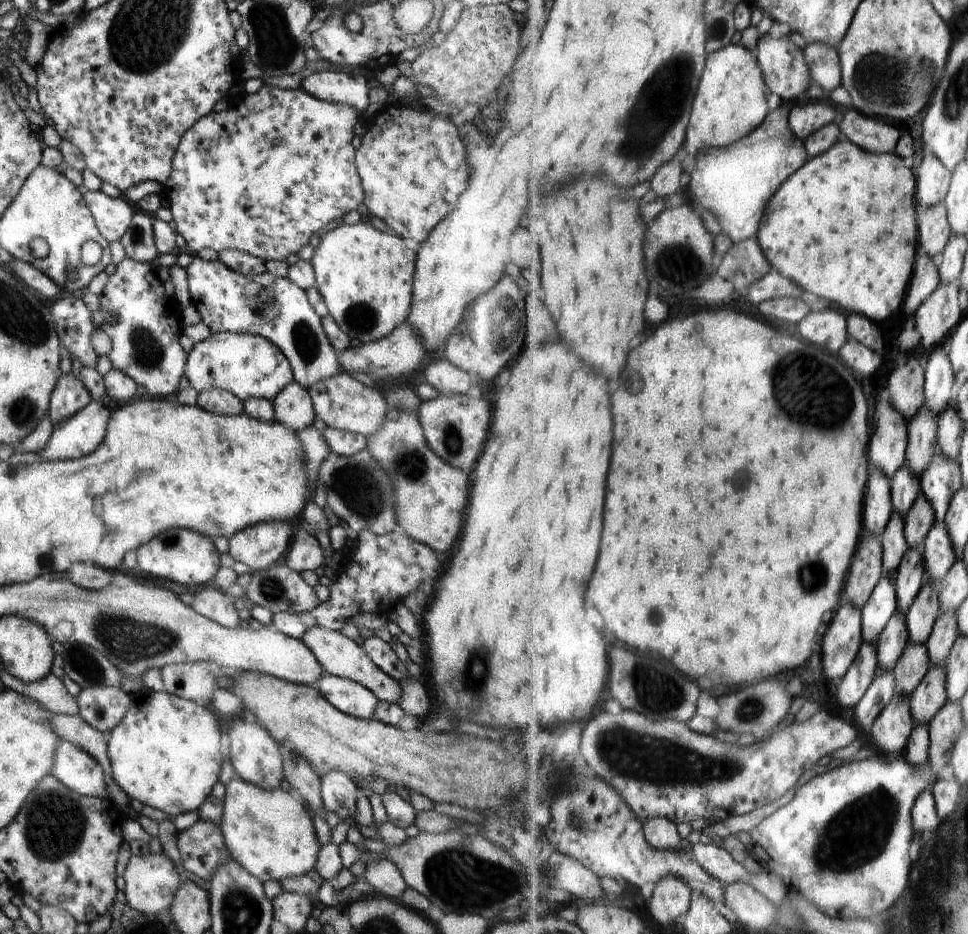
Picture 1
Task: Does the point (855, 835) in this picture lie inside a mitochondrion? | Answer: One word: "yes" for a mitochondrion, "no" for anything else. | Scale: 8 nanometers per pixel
yes

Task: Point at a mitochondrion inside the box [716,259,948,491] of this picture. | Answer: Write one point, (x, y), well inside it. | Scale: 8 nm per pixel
(800, 389)

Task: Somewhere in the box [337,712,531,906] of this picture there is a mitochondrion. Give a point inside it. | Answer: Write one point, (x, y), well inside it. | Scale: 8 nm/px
(447, 871)

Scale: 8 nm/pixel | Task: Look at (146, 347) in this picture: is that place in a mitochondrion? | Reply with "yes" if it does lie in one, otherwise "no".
yes

